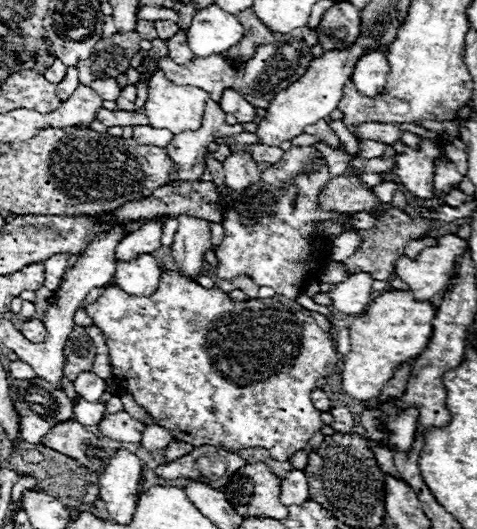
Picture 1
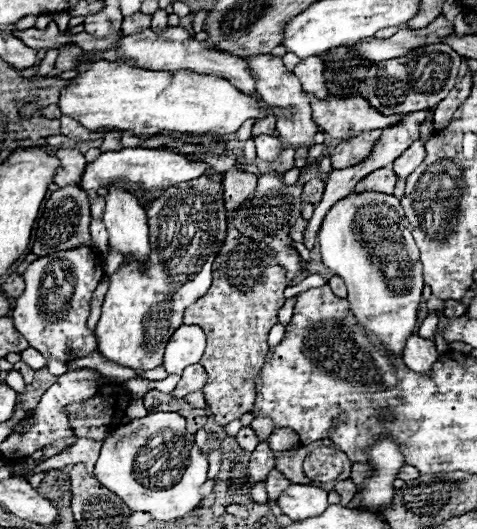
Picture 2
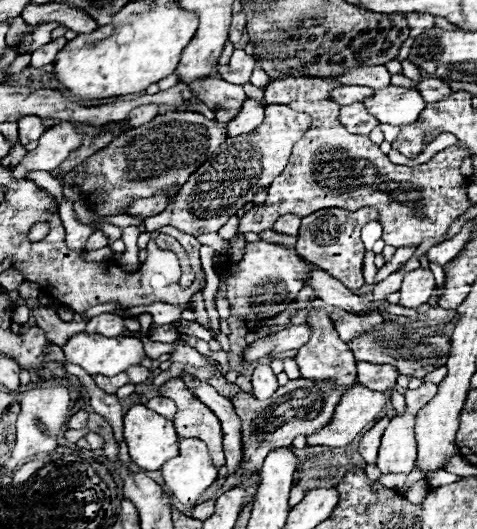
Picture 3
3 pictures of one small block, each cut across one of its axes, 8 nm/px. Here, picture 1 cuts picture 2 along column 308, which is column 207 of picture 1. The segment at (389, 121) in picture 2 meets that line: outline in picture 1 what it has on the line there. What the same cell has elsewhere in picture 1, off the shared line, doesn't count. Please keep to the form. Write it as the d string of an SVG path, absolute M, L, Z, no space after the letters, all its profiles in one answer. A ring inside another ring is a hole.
M154 72L148 82L148 100L144 106L144 116L150 120L150 126L170 130L172 134L198 130L202 126L206 100L208 100L208 94L204 90L196 86L176 86L164 76L164 72Z

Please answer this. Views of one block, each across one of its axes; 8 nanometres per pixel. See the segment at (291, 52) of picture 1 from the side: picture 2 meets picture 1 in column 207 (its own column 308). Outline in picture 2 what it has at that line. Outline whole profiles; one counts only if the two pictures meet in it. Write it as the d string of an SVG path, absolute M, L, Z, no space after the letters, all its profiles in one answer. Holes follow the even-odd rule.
M310 56L310 58L302 60L294 68L294 74L296 74L296 78L300 80L300 84L306 92L316 94L318 98L328 94L326 80L324 80L324 62L318 56Z

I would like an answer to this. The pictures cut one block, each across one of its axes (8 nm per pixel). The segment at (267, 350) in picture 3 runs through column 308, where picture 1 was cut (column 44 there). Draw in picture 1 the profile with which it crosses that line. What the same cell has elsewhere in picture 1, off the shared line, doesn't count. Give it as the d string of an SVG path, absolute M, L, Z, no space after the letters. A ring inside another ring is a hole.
M26 320L20 328L20 332L30 340L30 342L42 342L46 338L46 328L42 324L42 320Z

